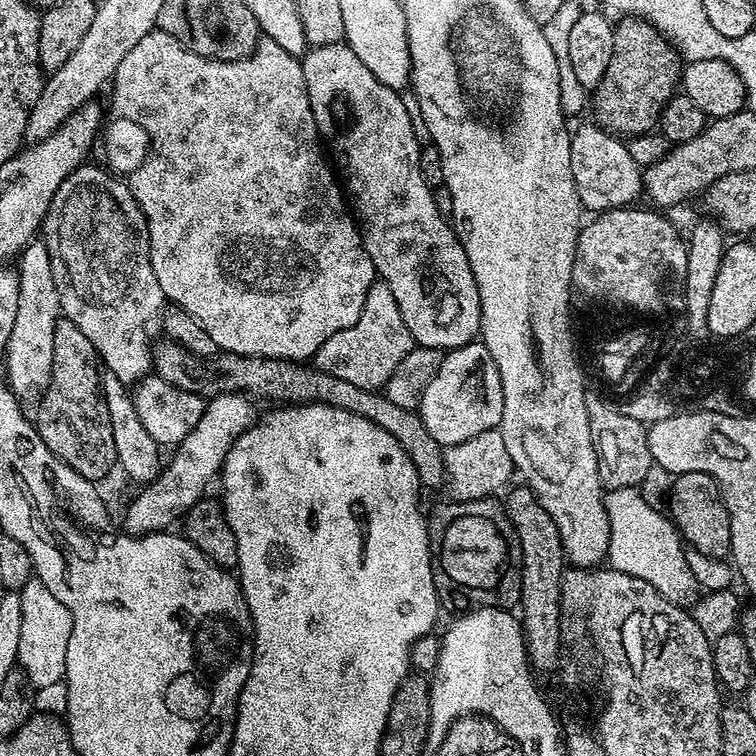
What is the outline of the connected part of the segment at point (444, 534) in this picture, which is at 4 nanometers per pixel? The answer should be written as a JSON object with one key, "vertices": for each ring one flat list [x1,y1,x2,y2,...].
{"vertices":[[489,498,487,500,461,500,459,502,451,502,452,504,440,504,431,513,427,513,428,521,428,545,432,551,432,573,434,574,434,582,436,583,436,594,440,597,441,605,445,609,453,608,456,614,463,614,473,606,476,608,503,608,512,610,519,605,520,587,522,586,522,550,518,542,518,534,514,534,514,526,508,517,508,509,503,503,499,504,499,499]]}

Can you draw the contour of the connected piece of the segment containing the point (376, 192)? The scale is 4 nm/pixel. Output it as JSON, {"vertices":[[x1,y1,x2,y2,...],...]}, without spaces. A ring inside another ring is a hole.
{"vertices":[[343,42,309,47,300,65,306,78,306,90,310,94,310,110,314,110,316,129,330,152,332,147,334,160,336,155,339,175,346,185,351,207,358,217,364,249,366,254,370,254,370,262,374,262,377,277,386,286,390,286,390,294,394,294,394,302,398,302,406,330,410,330,413,341,421,348,451,350,473,343,480,334,478,286,474,282,466,250,462,250,449,217,442,215,438,206,434,206,433,188,422,178,422,140,416,137,412,116,400,97,403,95,397,89,380,82,370,70,366,70,358,54,354,54,354,50,350,50,350,46]]}

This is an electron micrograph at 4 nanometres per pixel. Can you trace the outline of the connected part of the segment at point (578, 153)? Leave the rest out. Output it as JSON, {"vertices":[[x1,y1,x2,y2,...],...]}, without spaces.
{"vertices":[[590,120,577,129,575,127,571,133,570,172,574,177,575,192,581,207,592,214,629,207,643,193,643,171,641,165,630,157,627,145]]}

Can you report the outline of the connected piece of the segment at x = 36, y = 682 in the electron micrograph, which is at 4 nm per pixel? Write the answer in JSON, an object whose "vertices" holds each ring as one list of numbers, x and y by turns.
{"vertices":[[35,576,19,589,19,594,22,602,22,627,17,663,35,689,50,686,53,682,63,680,65,674,66,649,73,630,73,616,46,589,46,584]]}

